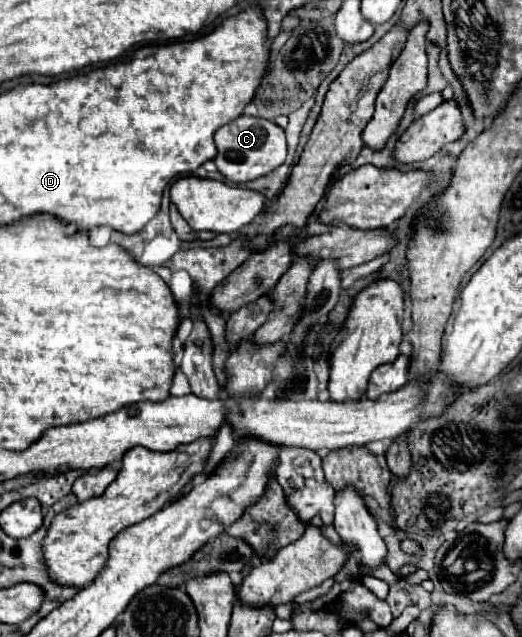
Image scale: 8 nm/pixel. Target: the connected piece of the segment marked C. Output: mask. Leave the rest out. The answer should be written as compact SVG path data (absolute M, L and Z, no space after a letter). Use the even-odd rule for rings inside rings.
M238 116L236 120L224 124L216 136L214 142L218 146L218 154L214 158L218 170L230 180L230 182L250 182L260 176L266 176L268 172L276 170L278 166L284 164L286 154L288 154L288 144L286 144L286 134L284 130L264 118L248 118L248 116Z

